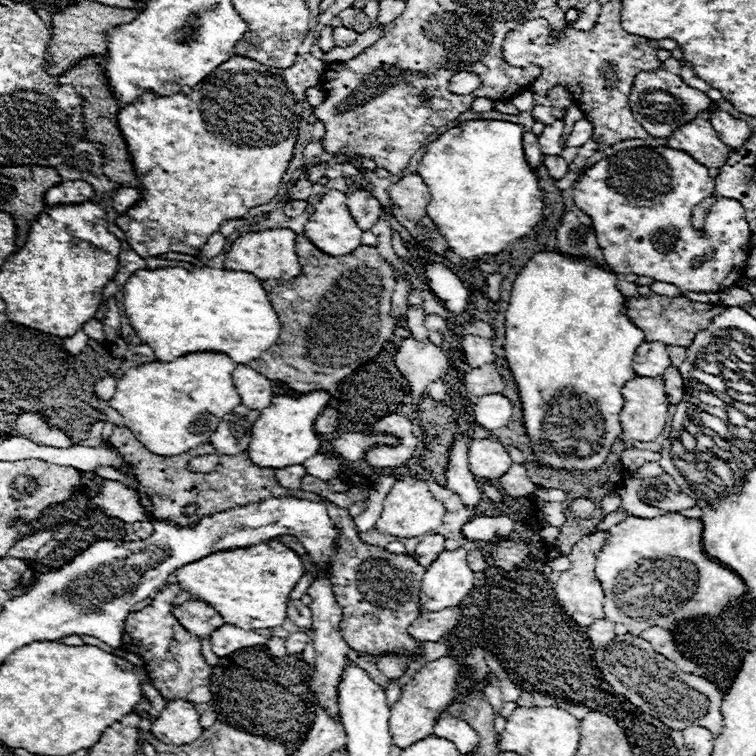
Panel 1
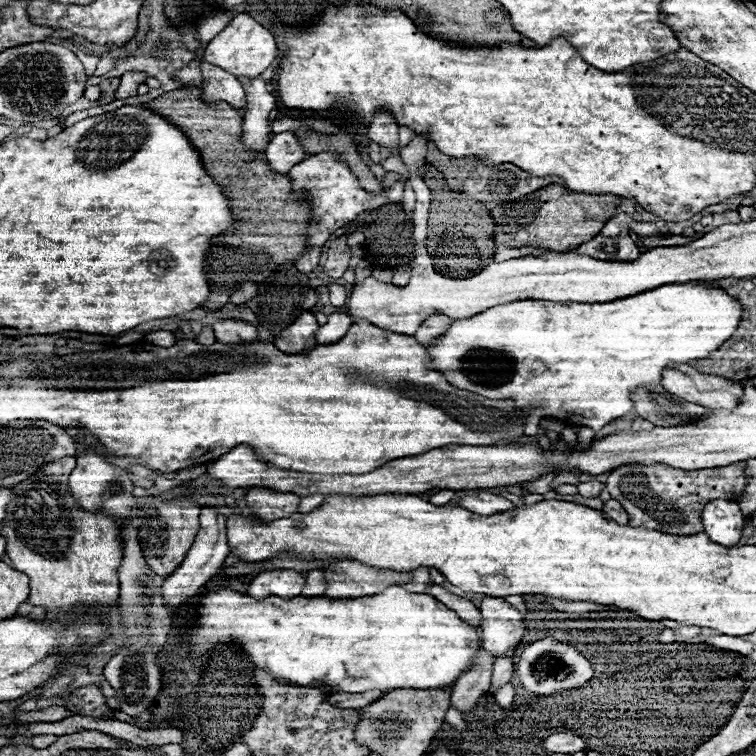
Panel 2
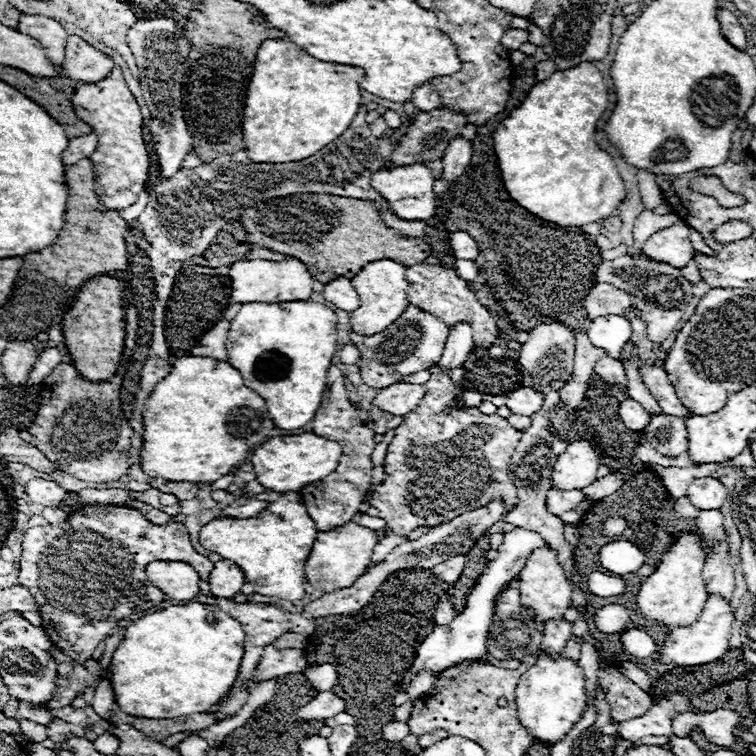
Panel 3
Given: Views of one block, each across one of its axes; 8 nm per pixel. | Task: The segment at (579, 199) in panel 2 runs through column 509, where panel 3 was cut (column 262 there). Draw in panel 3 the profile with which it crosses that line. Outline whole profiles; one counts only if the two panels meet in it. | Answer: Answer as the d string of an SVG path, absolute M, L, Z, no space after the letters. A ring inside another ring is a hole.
M294 194L258 202L236 220L244 226L248 244L302 260L306 268L310 268L312 278L322 284L336 276L352 278L374 260L390 258L404 266L416 266L432 256L432 246L426 240L402 236L394 232L394 228L386 228L378 206L368 200L332 194ZM334 216L338 216L338 222L334 222Z

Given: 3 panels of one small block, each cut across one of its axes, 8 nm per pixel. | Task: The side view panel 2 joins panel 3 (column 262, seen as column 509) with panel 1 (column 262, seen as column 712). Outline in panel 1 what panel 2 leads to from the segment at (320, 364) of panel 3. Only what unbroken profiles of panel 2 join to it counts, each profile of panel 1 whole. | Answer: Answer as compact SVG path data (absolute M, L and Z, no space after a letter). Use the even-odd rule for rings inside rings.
M224 268L138 270L124 284L124 310L136 336L150 344L160 362L190 352L224 352L236 364L256 360L280 336L280 320L260 280Z

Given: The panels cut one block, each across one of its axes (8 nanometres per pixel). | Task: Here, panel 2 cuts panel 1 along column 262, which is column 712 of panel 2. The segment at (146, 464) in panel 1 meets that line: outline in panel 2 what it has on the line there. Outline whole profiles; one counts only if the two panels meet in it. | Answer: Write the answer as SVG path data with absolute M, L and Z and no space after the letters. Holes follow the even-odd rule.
M742 462L724 468L704 468L700 472L680 472L678 468L664 468L664 464L654 464L652 468L628 466L610 472L606 482L610 496L626 508L630 516L630 526L642 526L664 534L682 534L682 536L702 532L700 514L704 504L708 504L714 498L736 500L742 494L744 486L746 478Z

